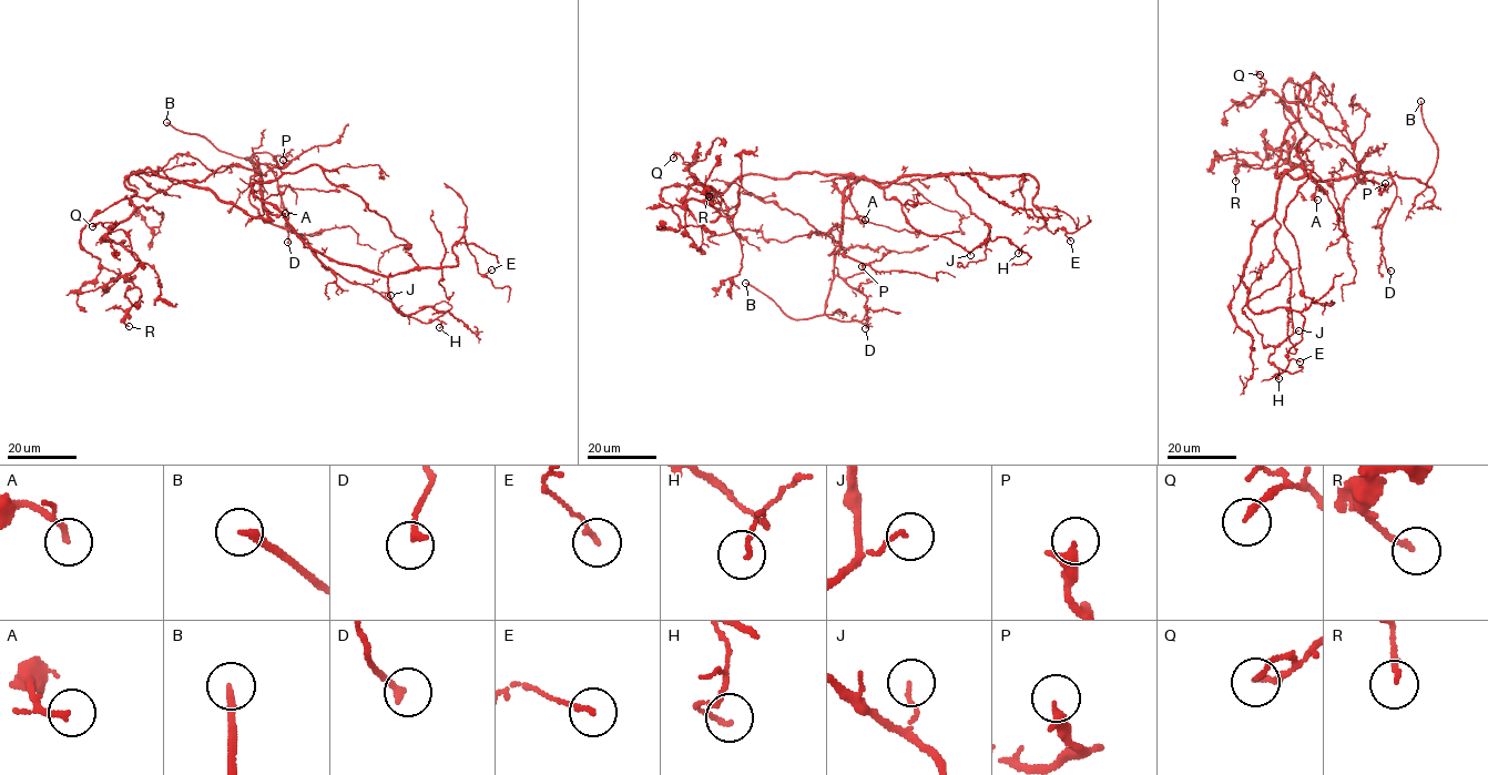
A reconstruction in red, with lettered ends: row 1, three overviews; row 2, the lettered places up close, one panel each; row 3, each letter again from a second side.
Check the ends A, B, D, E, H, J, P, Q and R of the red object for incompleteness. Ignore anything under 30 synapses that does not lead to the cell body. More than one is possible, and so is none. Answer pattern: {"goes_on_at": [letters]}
{"goes_on_at": []}

